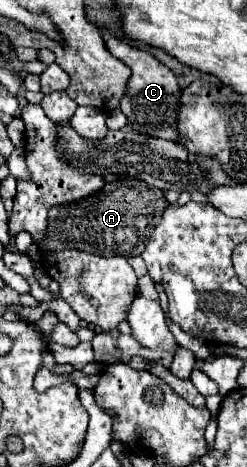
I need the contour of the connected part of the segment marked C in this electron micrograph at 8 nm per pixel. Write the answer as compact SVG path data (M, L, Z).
M100 27L100 31L106 41L108 51L132 69L132 77L128 81L128 93L120 103L120 109L128 117L128 123L138 133L176 141L178 139L176 115L178 115L178 107L180 107L180 87L178 87L174 73L166 65L162 65L156 57L152 57L148 51L142 51L138 47L132 47L128 43L112 37L112 33L106 27Z

